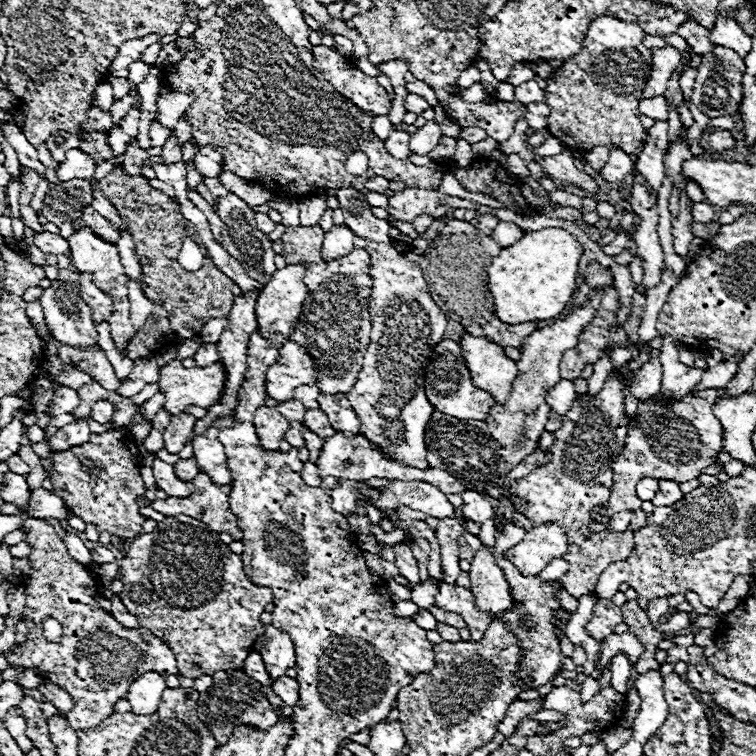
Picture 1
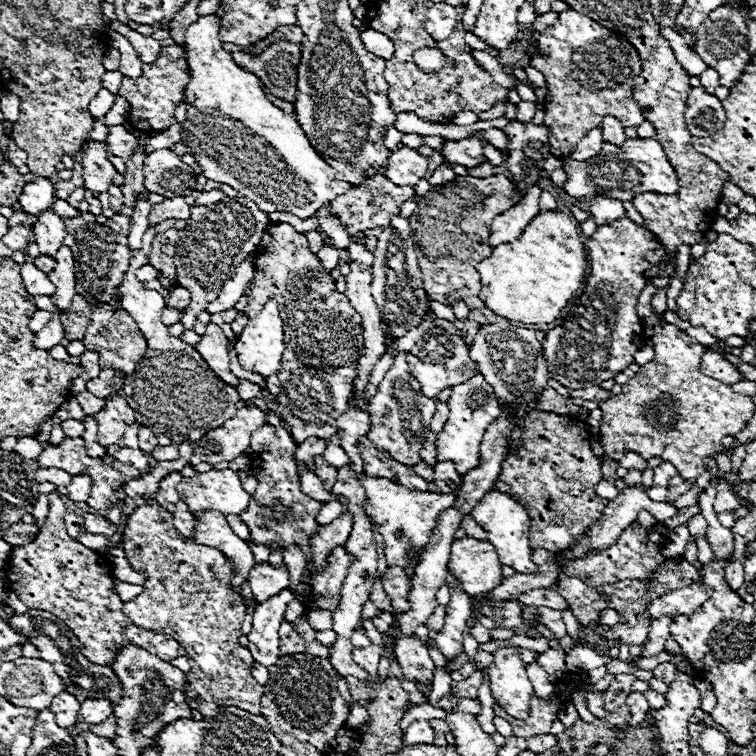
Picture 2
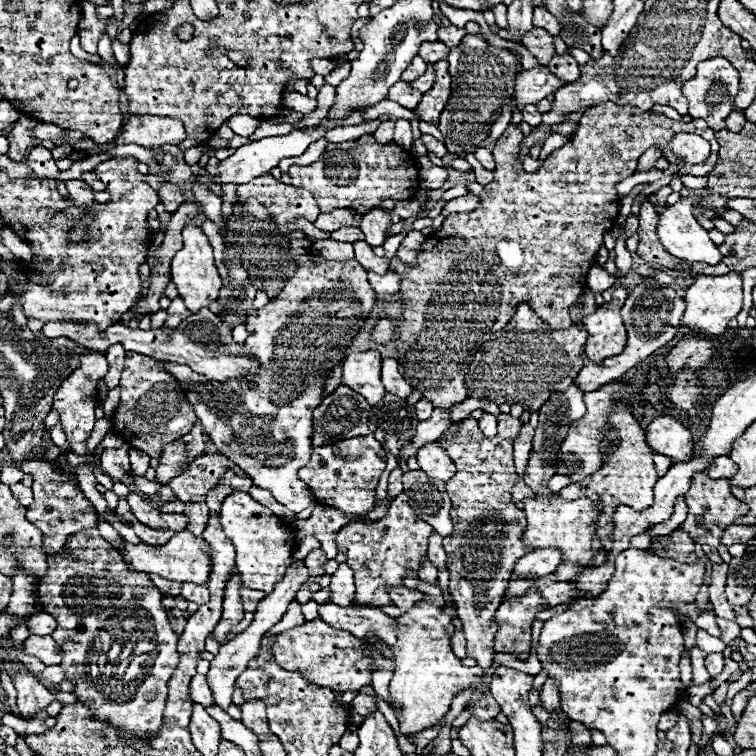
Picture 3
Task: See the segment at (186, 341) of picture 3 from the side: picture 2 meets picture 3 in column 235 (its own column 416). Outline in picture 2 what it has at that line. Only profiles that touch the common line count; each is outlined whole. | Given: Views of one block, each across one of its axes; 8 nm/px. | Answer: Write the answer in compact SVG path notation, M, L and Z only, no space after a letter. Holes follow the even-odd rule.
M430 328L422 340L416 342L416 346L406 356L410 374L420 382L422 392L430 398L436 398L446 386L456 386L458 382L468 380L472 374L478 372L476 362L468 356L468 346L462 342L460 336L442 330L442 328Z

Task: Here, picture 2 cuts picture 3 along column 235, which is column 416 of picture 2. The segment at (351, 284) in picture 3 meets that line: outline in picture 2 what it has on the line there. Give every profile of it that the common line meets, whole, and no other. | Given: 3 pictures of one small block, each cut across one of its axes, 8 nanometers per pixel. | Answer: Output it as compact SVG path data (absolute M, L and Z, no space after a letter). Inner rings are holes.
M400 352L386 372L384 380L378 386L378 392L370 400L370 414L372 414L372 424L374 428L370 430L370 440L374 442L376 448L388 450L392 458L396 458L402 464L414 466L420 462L420 448L422 448L422 438L424 430L430 426L430 420L434 416L436 404L434 400L426 398L420 390L418 380L408 372L406 364L406 354Z

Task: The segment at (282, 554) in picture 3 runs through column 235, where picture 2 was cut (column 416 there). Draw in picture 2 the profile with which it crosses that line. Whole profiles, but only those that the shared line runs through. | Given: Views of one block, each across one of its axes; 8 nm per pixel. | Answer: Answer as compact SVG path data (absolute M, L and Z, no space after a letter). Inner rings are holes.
M362 478L362 486L366 488L366 514L372 518L374 526L384 538L384 554L388 566L408 566L406 554L408 544L428 544L428 536L436 526L436 518L444 508L454 504L454 494L434 494L434 492L412 492L404 486L392 484L386 478Z

